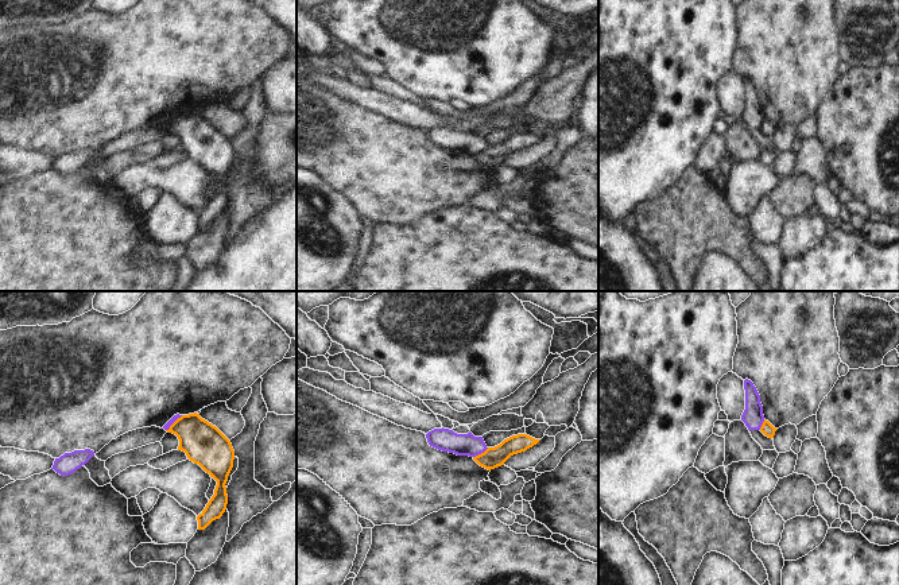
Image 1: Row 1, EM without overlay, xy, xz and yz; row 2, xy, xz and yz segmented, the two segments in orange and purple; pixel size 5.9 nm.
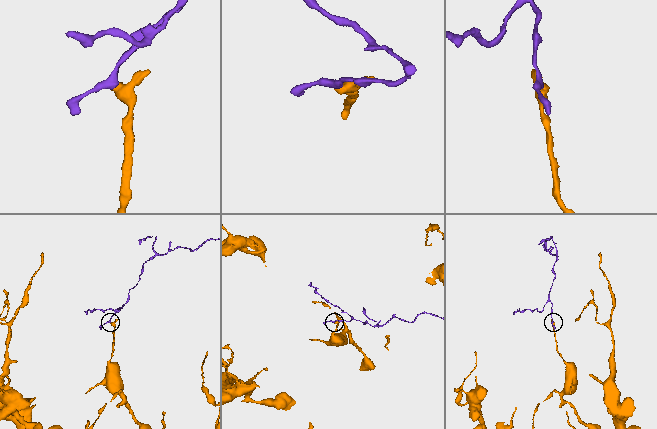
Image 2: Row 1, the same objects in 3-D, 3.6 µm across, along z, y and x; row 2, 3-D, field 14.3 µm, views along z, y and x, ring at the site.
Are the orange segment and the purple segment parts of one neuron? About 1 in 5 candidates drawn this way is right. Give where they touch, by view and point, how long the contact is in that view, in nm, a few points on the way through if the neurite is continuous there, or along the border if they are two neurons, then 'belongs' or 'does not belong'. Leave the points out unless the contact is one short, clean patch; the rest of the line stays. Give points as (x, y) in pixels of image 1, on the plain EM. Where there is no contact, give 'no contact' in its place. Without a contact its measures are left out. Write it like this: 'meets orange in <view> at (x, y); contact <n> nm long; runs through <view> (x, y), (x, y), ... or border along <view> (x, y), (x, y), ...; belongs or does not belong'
meets orange in xz at (481, 151); contact 110 nm long; border along xz (488, 146), (473, 155); does not belong

